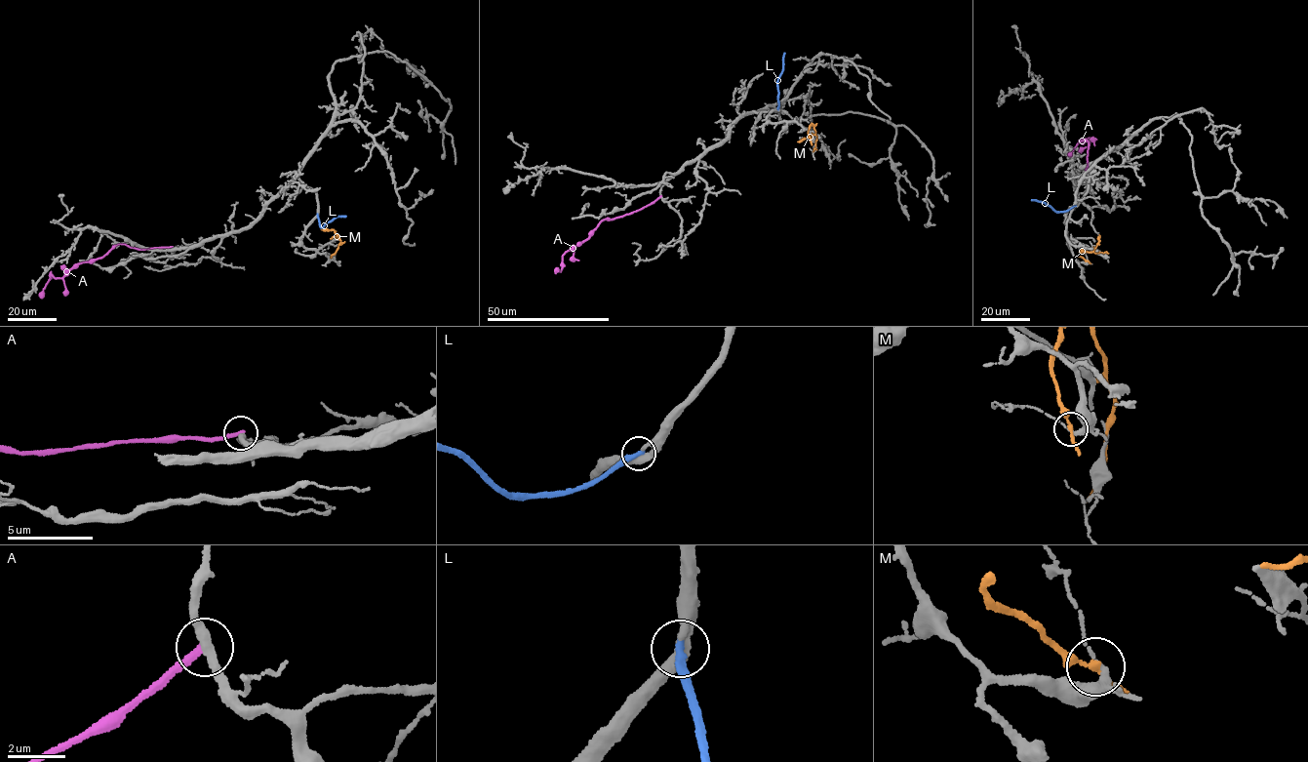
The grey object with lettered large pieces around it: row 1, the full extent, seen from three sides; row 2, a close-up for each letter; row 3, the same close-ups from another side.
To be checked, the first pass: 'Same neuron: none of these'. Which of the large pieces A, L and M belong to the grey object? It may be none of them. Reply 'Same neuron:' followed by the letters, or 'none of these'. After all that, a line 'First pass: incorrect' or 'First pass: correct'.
Same neuron: L
First pass: incorrect

